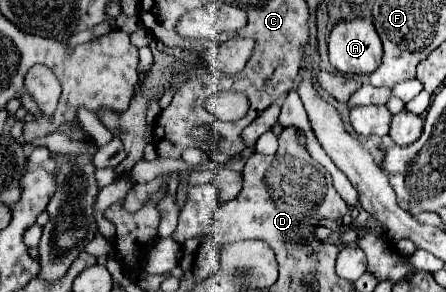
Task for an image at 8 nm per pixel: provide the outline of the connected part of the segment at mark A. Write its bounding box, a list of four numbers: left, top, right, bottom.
[329,19,381,75]

